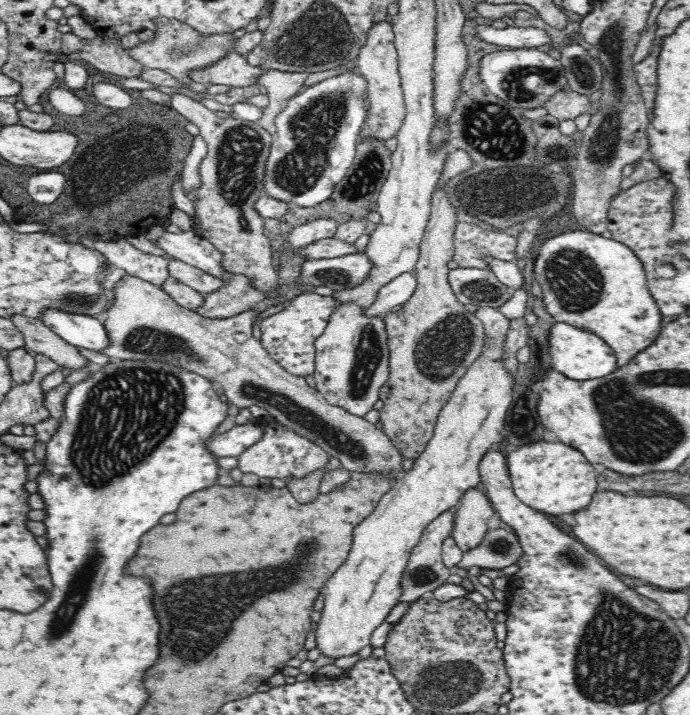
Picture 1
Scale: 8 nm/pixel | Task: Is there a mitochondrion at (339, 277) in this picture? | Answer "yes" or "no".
yes

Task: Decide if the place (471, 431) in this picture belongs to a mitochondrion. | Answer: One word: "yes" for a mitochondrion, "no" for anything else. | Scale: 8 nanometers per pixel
no

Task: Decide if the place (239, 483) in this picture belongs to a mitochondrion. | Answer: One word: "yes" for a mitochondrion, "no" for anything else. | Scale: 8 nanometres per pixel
no

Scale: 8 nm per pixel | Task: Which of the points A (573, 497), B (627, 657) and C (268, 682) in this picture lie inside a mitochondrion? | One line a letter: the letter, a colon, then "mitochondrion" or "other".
A: other
B: mitochondrion
C: other

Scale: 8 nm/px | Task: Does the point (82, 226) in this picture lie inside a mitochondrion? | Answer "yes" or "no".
no

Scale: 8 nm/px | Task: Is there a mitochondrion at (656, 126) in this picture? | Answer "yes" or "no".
no

